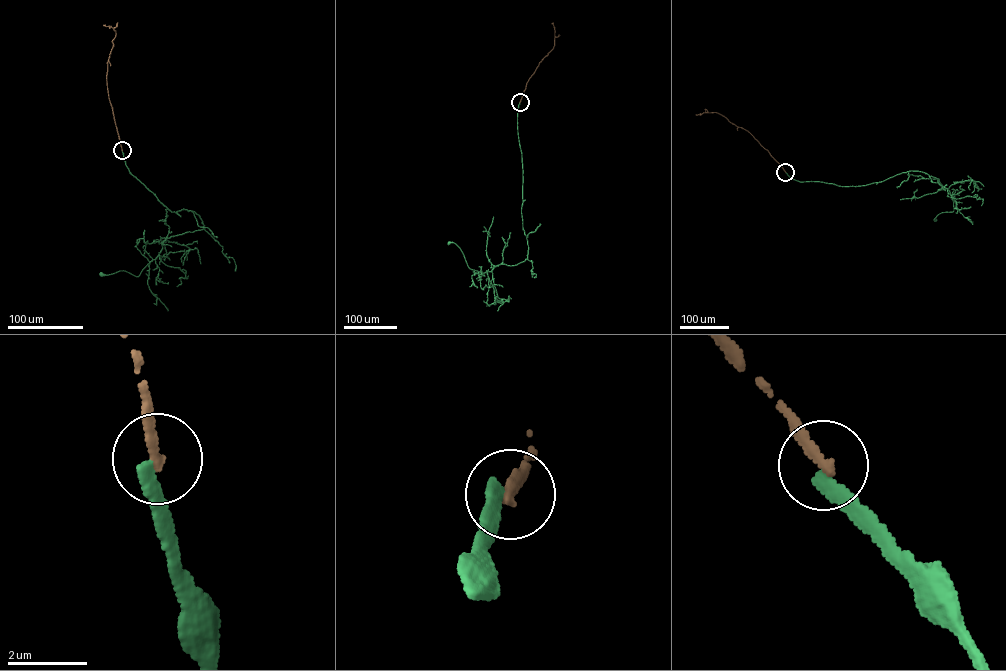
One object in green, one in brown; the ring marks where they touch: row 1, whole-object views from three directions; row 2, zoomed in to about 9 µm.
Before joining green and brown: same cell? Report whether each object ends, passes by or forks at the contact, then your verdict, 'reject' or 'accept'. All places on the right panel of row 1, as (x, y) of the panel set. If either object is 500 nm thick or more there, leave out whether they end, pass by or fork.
green ends; brown ends; reject

